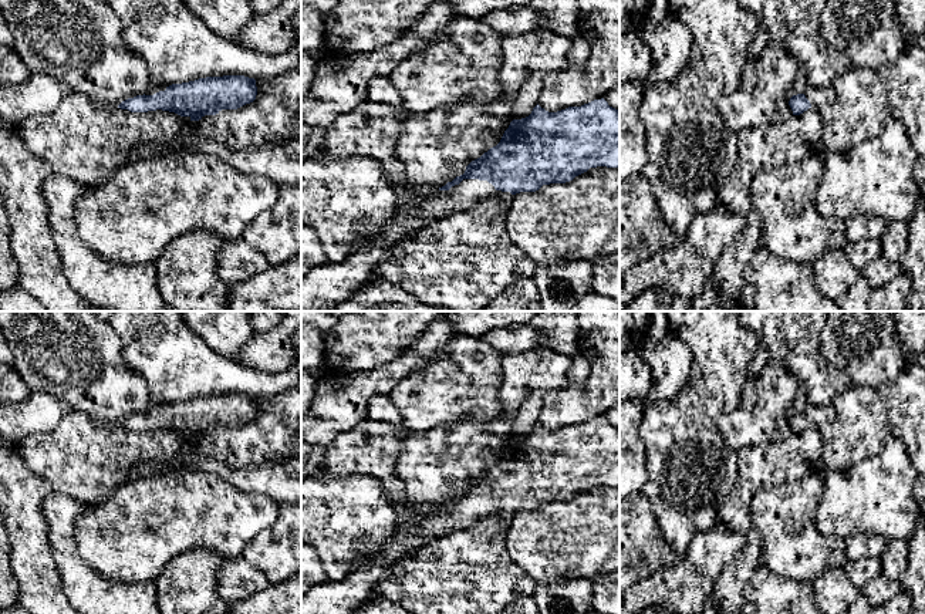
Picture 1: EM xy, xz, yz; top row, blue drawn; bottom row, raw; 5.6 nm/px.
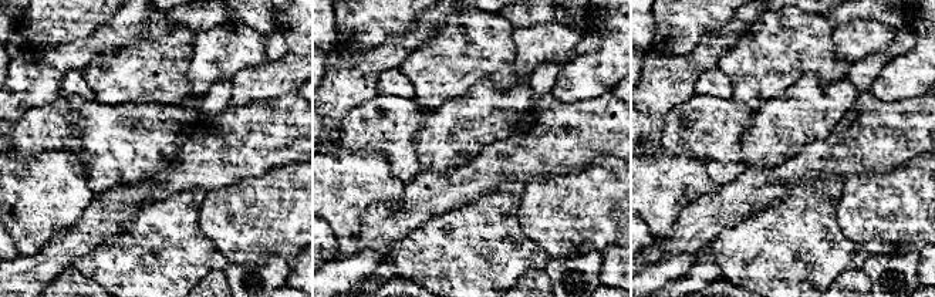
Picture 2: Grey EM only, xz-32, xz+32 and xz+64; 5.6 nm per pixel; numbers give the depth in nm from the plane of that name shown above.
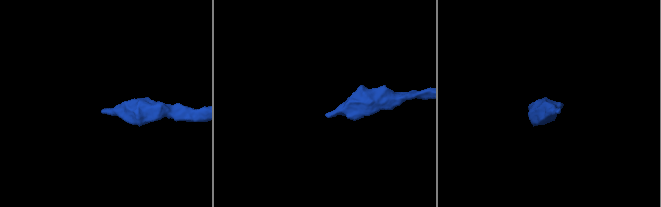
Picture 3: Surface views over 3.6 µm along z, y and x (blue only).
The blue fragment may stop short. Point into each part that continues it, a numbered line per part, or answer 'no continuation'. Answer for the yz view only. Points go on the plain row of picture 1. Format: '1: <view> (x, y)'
1: yz (819, 415)

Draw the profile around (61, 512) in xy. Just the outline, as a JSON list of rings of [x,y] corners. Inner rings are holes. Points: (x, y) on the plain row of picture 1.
[[[53,493],[43,505],[43,513],[48,524],[48,542],[54,551],[75,554],[77,522],[85,513],[85,505],[74,497]]]

